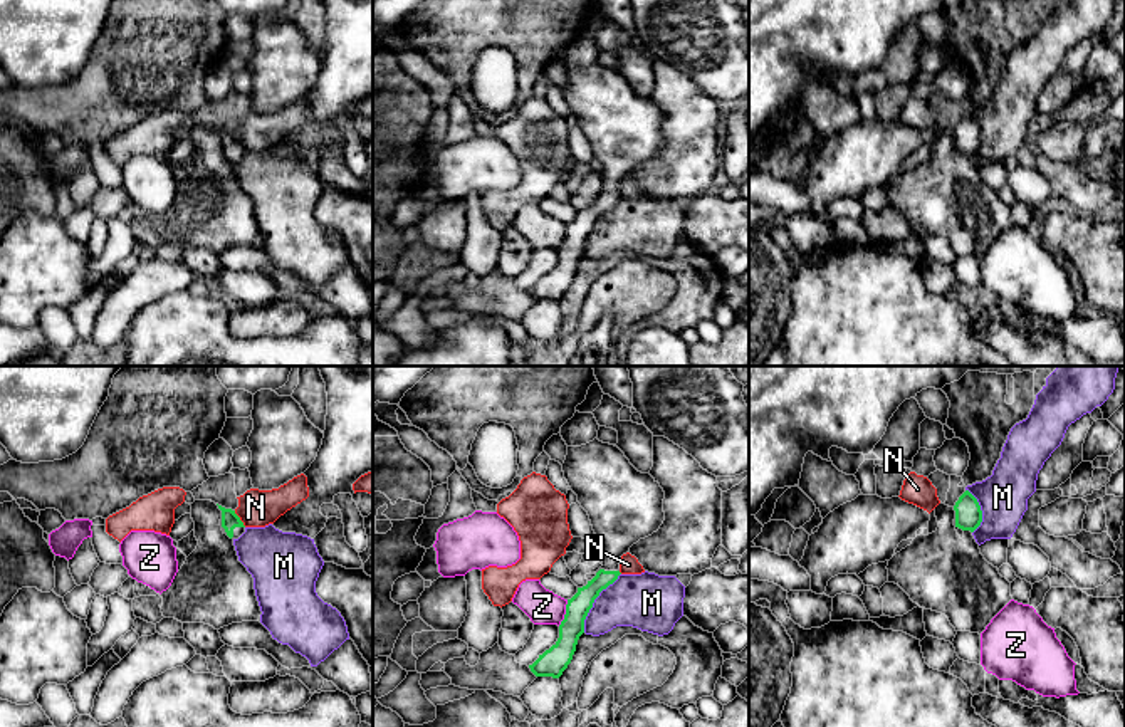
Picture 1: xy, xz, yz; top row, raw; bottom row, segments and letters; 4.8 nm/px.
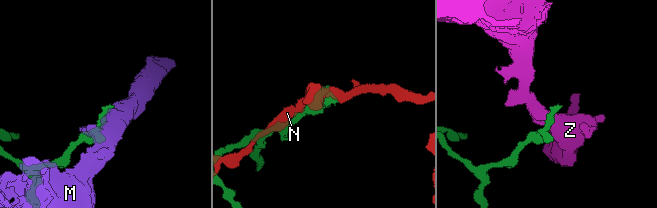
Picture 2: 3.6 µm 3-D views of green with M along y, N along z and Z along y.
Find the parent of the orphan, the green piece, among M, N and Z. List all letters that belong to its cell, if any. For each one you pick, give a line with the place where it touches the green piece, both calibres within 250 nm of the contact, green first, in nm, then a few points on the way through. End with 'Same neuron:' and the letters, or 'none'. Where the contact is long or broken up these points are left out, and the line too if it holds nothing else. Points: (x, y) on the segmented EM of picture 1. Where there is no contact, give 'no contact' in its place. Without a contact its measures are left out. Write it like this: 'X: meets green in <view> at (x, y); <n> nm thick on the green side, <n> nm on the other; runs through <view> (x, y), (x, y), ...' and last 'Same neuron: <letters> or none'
Same neuron: none

